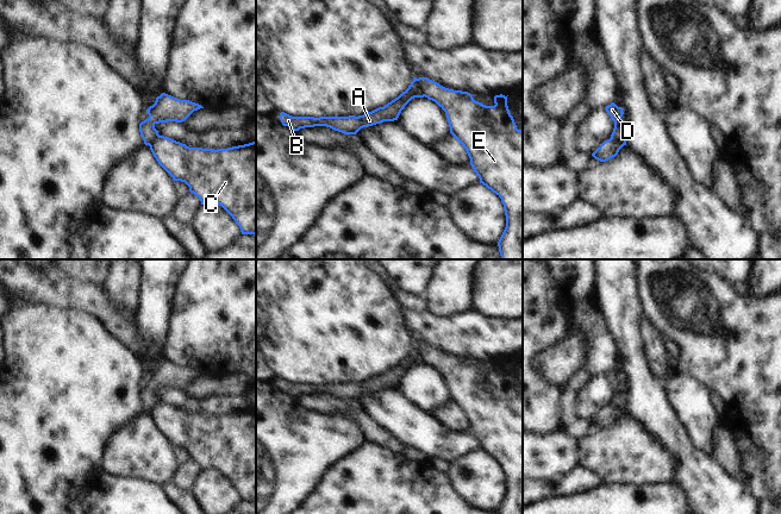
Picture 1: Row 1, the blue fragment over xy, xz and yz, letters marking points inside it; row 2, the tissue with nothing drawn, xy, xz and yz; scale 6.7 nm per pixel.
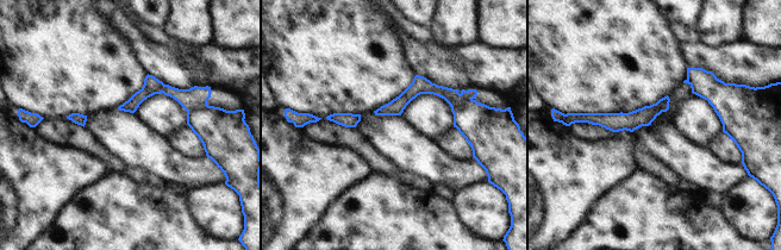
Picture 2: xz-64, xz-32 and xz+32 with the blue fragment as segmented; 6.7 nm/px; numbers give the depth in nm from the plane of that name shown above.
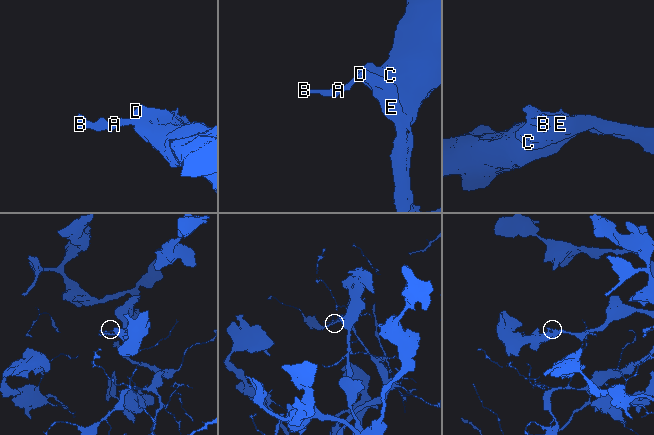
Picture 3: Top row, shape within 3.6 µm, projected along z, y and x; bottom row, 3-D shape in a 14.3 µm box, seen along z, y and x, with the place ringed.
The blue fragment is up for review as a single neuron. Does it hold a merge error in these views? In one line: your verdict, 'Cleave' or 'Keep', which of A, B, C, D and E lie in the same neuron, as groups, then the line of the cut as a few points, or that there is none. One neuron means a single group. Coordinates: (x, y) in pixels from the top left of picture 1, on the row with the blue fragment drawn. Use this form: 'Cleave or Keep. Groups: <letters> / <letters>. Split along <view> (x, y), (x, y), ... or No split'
Cleave. Groups: A B D / C E. Split along xz (417, 79), (424, 95).

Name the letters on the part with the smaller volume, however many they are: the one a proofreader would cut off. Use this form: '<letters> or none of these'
A, B, D

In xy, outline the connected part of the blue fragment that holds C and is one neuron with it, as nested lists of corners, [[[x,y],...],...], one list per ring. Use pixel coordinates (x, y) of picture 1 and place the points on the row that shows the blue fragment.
[[[158,136],[149,146],[158,164],[174,181],[185,182],[201,205],[220,205],[239,226],[242,234],[256,236],[256,142],[214,150],[189,148]]]

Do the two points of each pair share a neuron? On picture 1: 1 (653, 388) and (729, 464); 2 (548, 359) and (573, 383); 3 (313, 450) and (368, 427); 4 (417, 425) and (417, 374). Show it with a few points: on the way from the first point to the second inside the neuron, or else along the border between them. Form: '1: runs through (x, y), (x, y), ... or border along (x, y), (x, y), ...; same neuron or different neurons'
1: border along (711, 456), (731, 476); different neurons
2: border along (582, 367), (562, 389); different neurons
3: border along (337, 414), (347, 414), (367, 442); different neurons
4: border along (397, 388), (411, 403), (430, 414); different neurons

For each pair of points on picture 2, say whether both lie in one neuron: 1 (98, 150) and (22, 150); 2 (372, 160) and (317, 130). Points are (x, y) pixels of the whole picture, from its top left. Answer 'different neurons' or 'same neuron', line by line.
1: different neurons
2: same neuron

